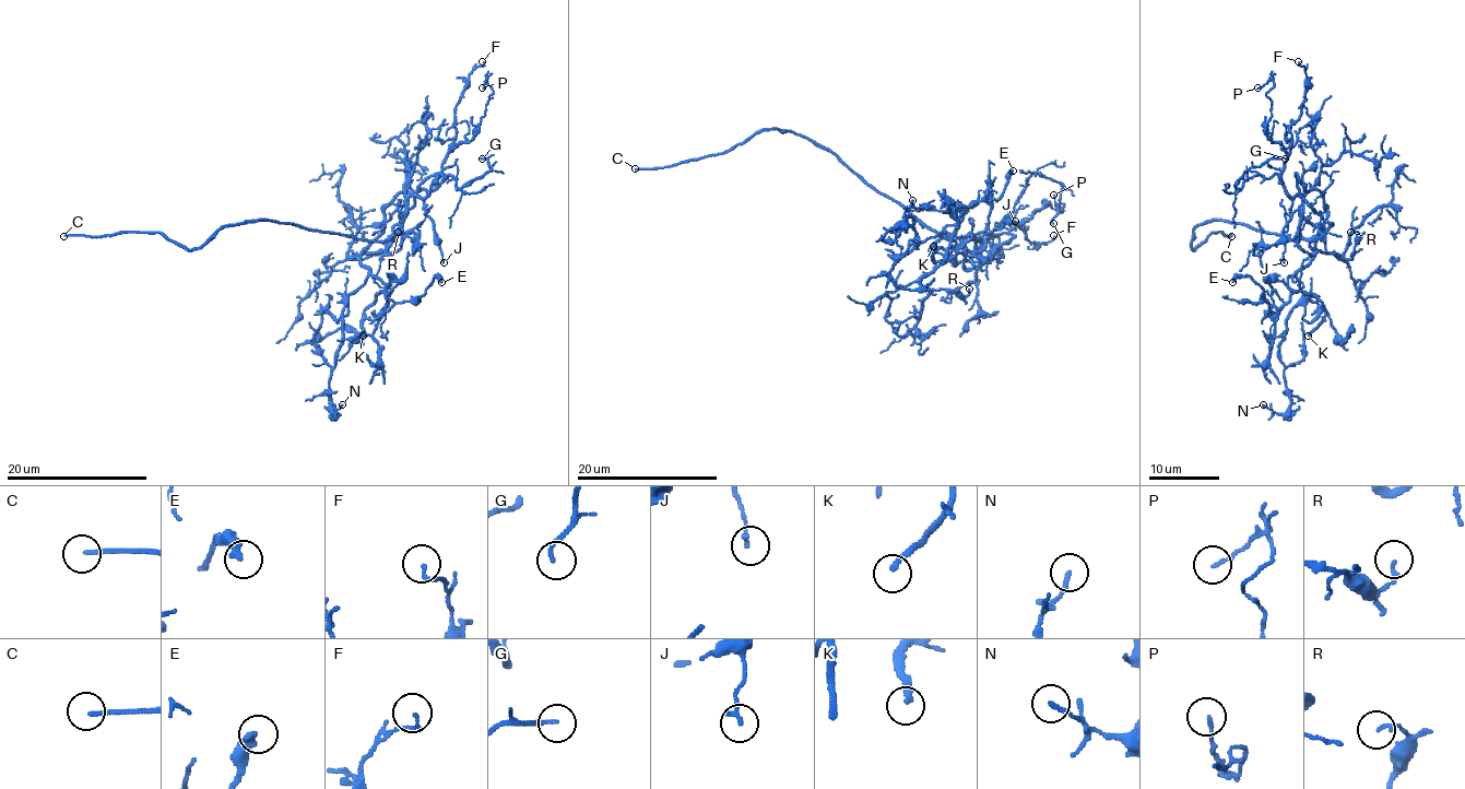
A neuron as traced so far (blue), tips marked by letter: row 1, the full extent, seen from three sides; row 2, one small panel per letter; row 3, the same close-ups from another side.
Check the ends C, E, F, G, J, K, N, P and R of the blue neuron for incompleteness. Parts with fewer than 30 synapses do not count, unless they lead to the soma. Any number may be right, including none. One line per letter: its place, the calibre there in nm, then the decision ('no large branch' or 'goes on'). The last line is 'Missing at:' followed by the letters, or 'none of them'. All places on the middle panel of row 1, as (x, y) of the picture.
C: at (635, 168); 160 nm thick; goes on
E: at (1013, 171); 320 nm thick; no large branch
F: at (1053, 235); 130 nm thick; no large branch
G: at (1053, 223); 140 nm thick; no large branch
J: at (1015, 221); 160 nm thick; no large branch
K: at (933, 246); 240 nm thick; goes on
N: at (912, 200); 150 nm thick; no large branch
P: at (1053, 195); 130 nm thick; no large branch
R: at (969, 289); 140 nm thick; no large branch
Missing at: C, K

